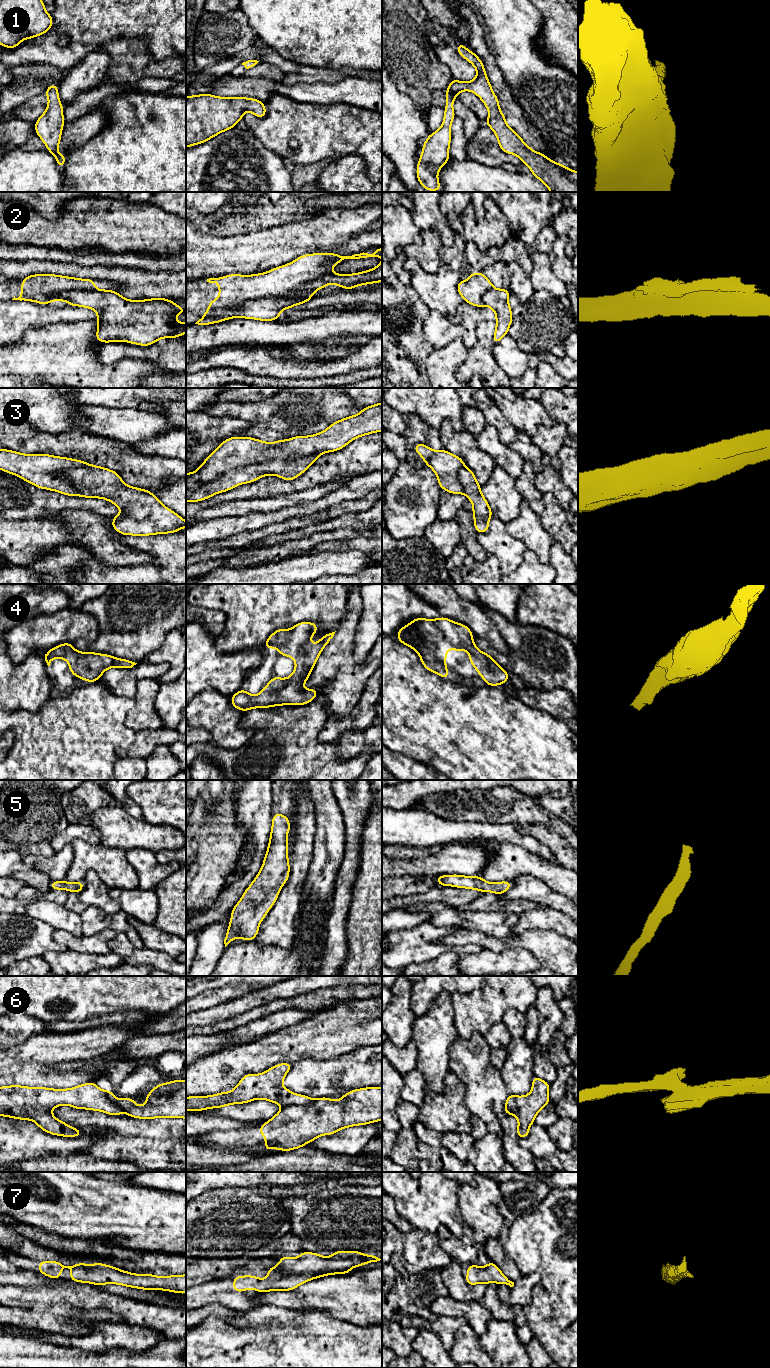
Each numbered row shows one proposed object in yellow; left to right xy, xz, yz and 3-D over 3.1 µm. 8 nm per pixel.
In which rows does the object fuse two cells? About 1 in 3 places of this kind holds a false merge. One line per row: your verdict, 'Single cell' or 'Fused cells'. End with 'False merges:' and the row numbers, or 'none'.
1: Single cell
2: Fused cells
3: Fused cells
4: Single cell
5: Single cell
6: Fused cells
7: Single cell
False merges: 2, 3, 6

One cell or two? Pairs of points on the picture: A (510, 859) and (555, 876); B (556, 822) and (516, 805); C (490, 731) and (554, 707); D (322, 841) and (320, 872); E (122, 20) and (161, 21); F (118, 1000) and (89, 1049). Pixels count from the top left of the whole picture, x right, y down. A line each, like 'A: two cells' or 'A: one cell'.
A: one cell
B: one cell
C: two cells
D: one cell
E: one cell
F: two cells

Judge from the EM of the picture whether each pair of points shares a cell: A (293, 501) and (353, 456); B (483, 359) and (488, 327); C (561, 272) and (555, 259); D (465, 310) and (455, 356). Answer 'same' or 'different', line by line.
A: different
B: same
C: same
D: different

